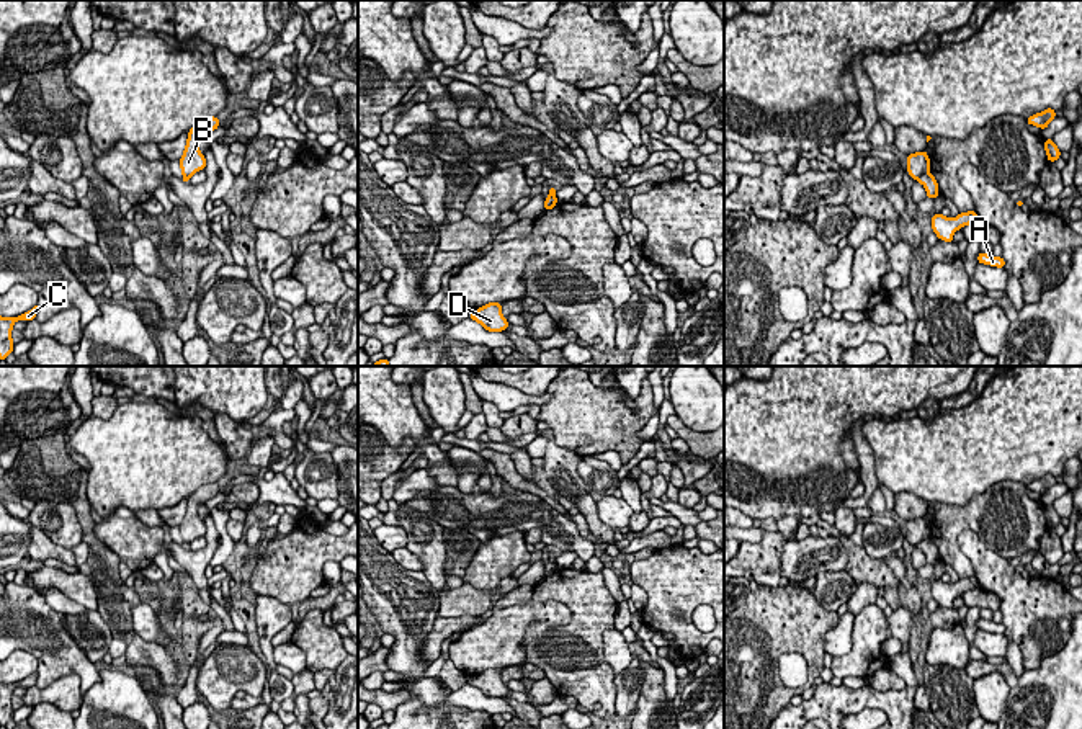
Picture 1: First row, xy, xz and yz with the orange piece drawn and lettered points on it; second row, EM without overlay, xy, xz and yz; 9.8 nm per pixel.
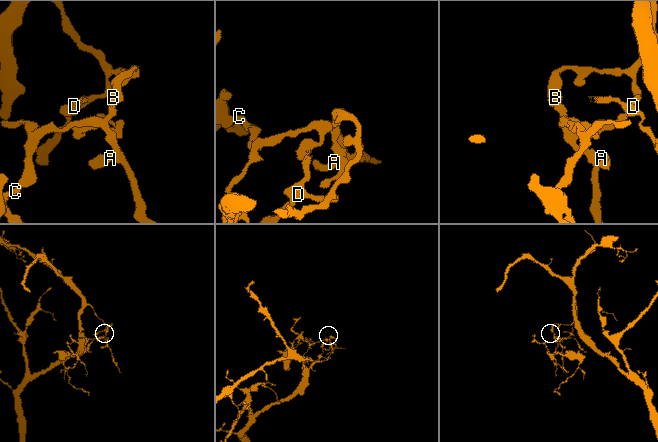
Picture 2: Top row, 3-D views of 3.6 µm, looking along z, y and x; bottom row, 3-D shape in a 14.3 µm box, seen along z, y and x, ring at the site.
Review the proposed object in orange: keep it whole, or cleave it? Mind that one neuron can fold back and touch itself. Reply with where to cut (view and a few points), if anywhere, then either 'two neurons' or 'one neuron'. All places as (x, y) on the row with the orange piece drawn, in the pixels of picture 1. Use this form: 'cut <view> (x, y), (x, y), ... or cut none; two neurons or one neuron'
cut yz (927, 172), (919, 177); two neurons

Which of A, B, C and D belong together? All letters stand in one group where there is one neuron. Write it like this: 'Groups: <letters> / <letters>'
Groups: A C / B D

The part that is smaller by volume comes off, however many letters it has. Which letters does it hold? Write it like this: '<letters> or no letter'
A, C

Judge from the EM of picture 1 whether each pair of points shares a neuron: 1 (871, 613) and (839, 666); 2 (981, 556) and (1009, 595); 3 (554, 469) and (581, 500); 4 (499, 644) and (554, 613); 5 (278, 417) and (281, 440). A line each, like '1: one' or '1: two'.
1: one
2: one
3: one
4: one
5: one

